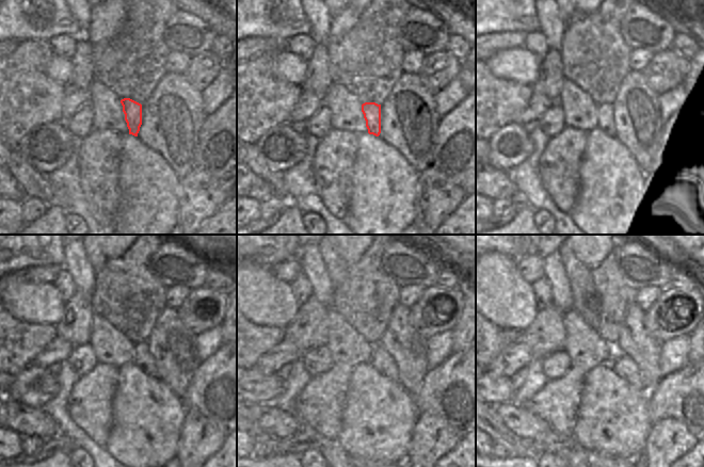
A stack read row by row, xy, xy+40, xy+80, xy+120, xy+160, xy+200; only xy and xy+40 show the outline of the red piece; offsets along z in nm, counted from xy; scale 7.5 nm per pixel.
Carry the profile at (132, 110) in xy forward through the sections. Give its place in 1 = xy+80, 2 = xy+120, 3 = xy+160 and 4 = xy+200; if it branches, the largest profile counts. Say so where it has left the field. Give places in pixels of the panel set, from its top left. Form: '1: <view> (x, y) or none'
1: xy+80 (607, 111)
2: xy+120 (143, 359)
3: xy+160 (381, 360)
4: xy+200 (623, 365)

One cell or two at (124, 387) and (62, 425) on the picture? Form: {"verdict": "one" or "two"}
{"verdict": "two"}

